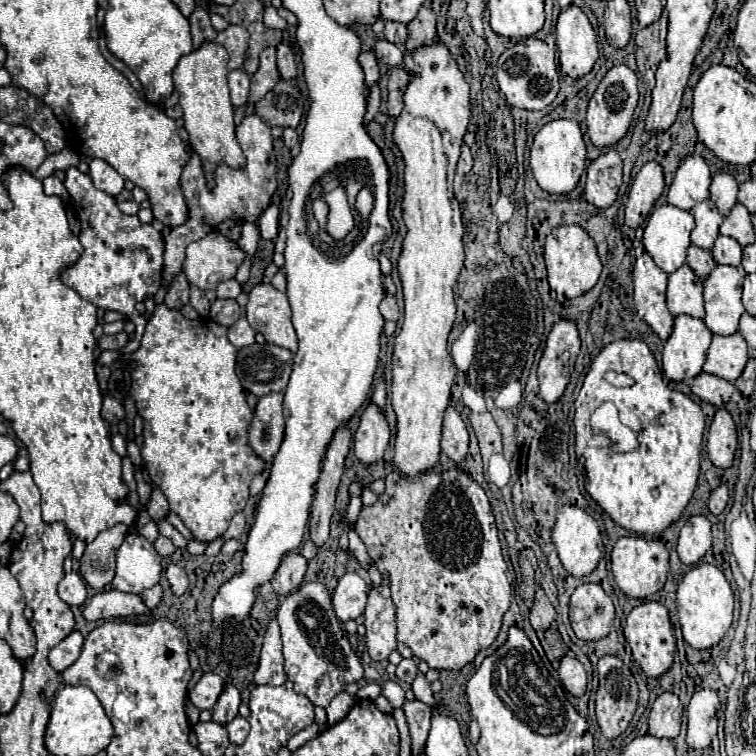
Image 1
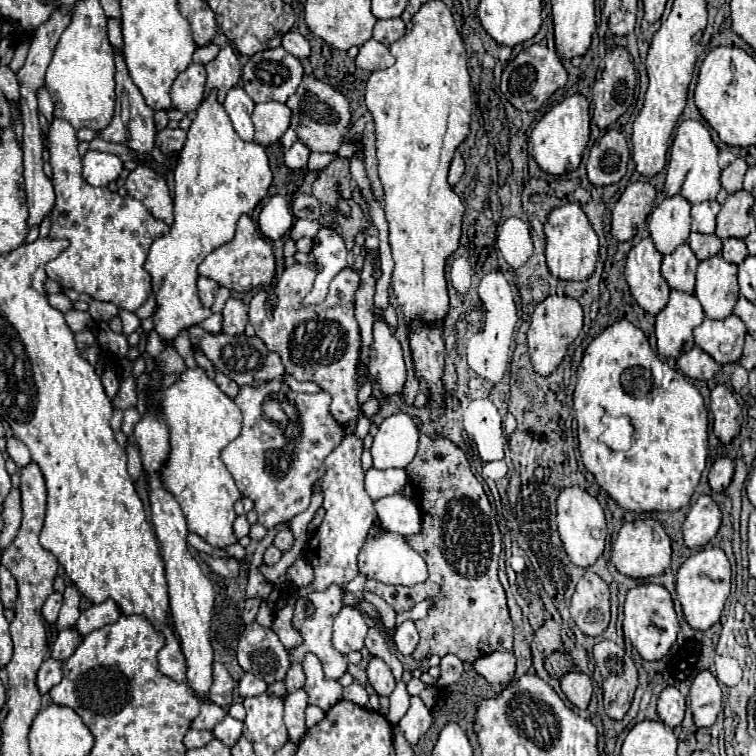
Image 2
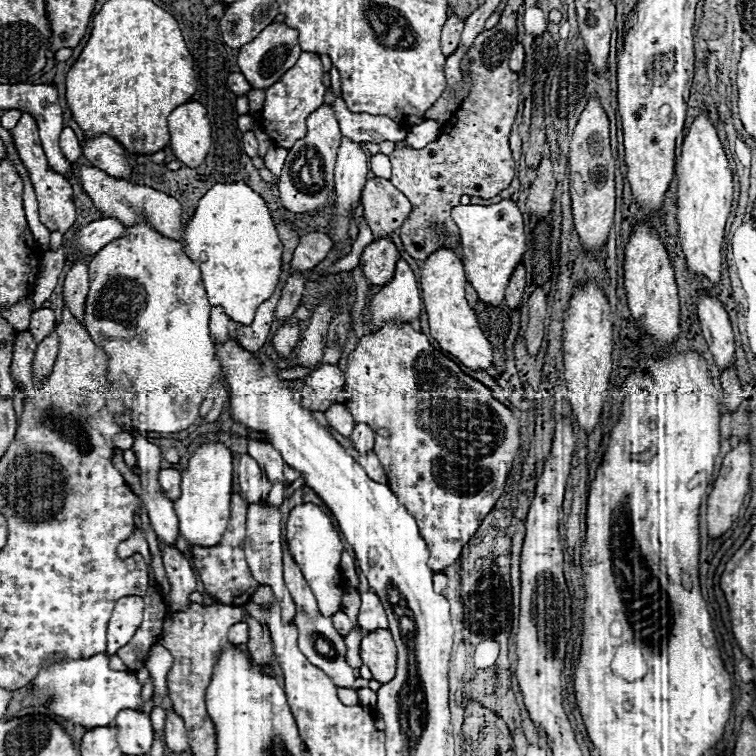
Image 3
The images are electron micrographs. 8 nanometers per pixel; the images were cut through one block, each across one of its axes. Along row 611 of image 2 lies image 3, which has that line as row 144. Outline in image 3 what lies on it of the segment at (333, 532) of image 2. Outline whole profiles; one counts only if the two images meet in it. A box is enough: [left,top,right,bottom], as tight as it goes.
[261,52,326,148]

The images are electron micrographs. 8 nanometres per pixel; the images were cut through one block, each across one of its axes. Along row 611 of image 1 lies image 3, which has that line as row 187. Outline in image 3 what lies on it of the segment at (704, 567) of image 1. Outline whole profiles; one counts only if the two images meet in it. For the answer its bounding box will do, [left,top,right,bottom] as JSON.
[676,112,734,284]

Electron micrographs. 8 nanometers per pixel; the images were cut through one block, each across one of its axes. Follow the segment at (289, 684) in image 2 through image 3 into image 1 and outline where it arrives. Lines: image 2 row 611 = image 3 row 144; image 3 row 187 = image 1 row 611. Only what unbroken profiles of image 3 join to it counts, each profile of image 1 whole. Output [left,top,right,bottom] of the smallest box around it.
[276,582,364,708]

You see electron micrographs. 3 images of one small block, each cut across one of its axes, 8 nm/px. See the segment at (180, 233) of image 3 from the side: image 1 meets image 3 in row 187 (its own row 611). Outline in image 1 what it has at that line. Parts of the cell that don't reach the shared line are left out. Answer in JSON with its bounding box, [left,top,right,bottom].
[82,590,148,622]

